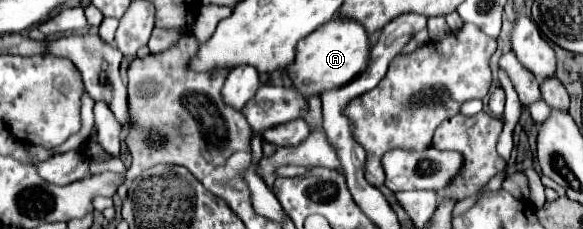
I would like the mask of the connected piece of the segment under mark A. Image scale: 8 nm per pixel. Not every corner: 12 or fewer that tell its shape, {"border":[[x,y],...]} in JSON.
{"border":[[334,18],[298,44],[304,96],[346,86],[368,64],[368,32]]}

